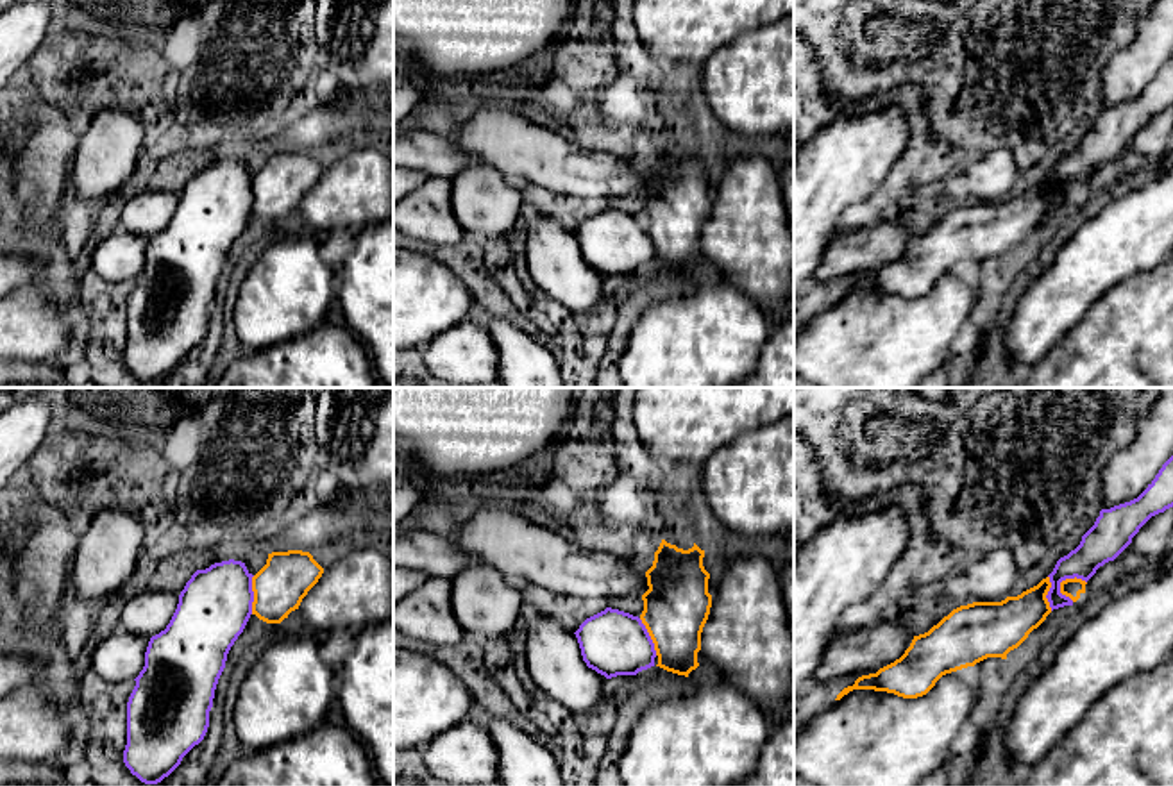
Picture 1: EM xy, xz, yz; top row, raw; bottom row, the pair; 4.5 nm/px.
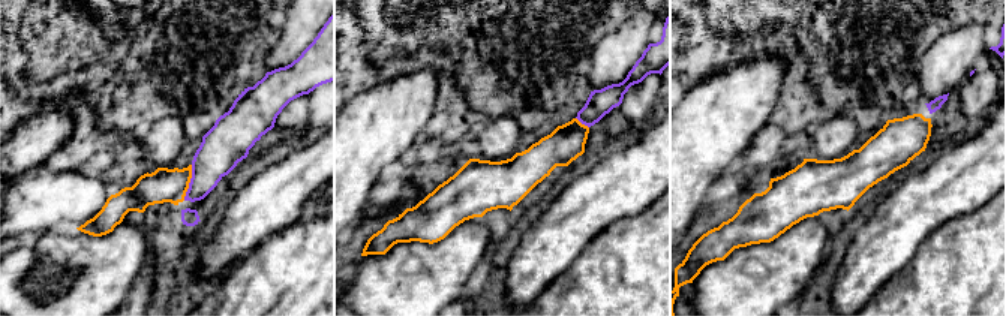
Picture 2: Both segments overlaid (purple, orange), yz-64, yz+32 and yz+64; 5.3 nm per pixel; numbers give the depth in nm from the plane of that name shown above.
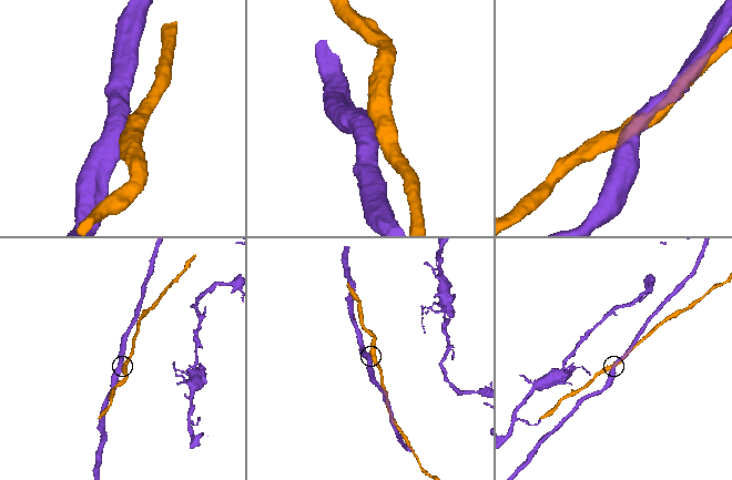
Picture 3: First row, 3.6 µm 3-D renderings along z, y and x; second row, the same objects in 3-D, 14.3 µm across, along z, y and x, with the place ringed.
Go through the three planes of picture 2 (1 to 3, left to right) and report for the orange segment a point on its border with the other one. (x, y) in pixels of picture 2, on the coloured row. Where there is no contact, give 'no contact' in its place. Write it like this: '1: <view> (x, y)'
1: yz-64 (189, 183)
2: yz+32 (582, 123)
3: no contact

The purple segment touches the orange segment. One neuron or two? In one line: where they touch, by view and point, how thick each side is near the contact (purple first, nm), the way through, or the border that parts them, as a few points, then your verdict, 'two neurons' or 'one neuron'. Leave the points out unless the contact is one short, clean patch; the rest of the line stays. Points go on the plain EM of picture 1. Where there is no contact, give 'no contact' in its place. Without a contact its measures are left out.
meets purple in yz at (1068, 177); 180 nm thick on the purple side, 90 nm on the other; two neurons

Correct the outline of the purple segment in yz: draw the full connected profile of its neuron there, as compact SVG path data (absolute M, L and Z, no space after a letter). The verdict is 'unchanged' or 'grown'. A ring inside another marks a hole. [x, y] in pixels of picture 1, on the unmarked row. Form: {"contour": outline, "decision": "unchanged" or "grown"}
{"contour": "M1173 55L1137 98L1101 109L1080 145L1057 161L1048 175L1051 188L1046 198L1051 211L1073 205L1073 200L1060 193L1062 180L1076 177L1087 182L1100 166L1114 161L1132 143L1152 116L1169 107L1173 107Z", "decision": "unchanged"}

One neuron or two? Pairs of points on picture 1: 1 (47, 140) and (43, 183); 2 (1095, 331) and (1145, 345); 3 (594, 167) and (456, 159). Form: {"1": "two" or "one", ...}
{"1": "one", "2": "one", "3": "one"}

